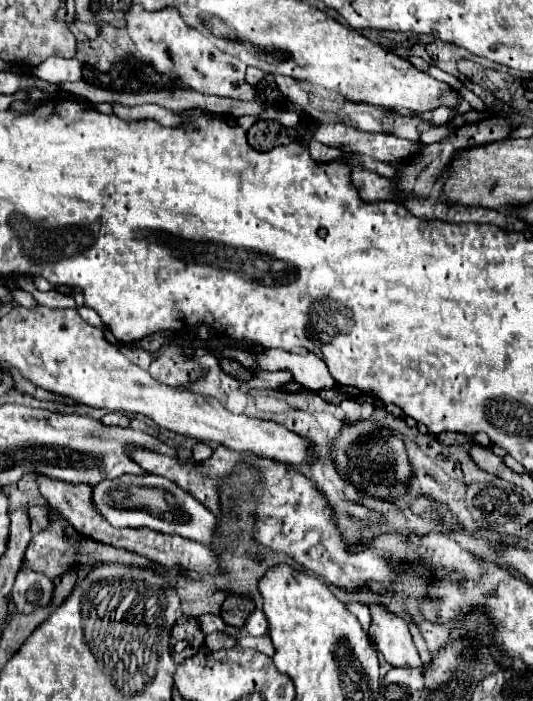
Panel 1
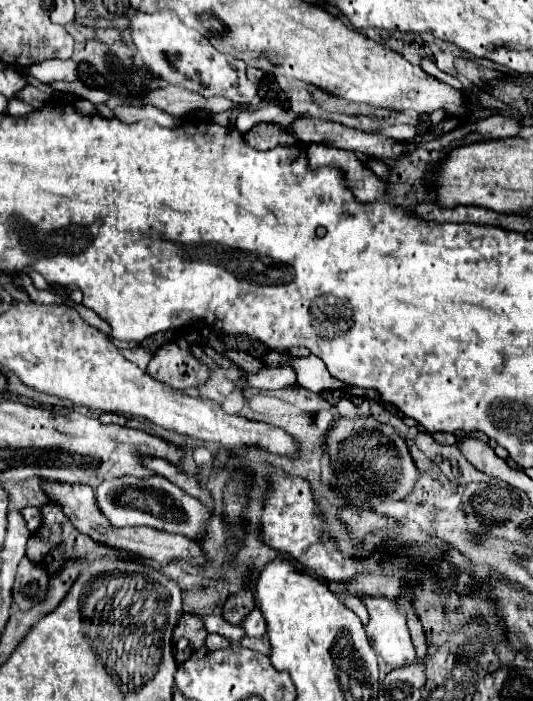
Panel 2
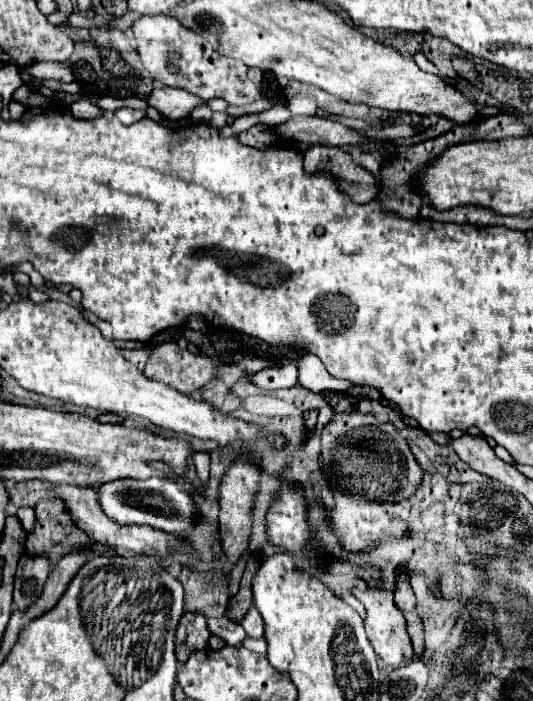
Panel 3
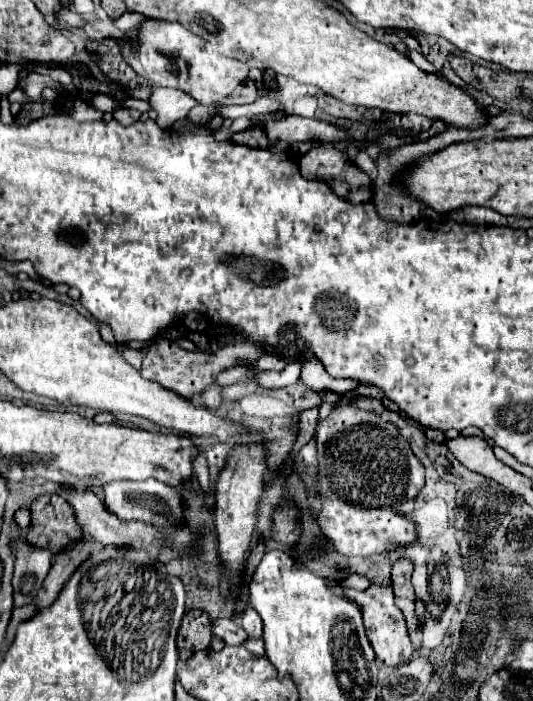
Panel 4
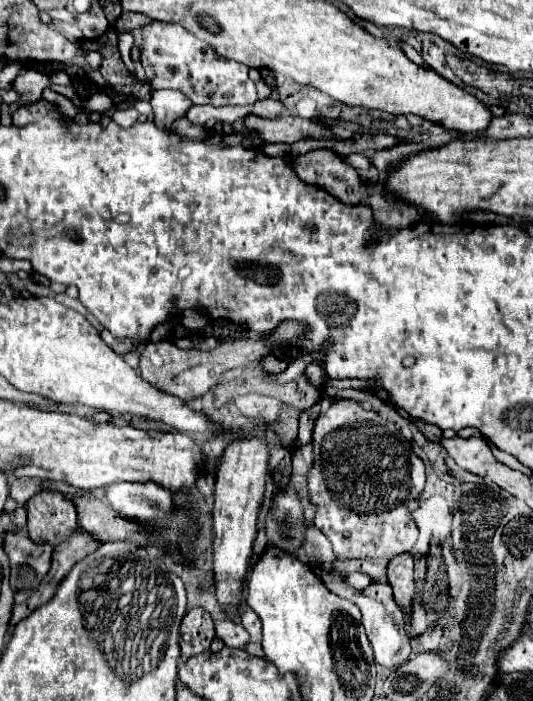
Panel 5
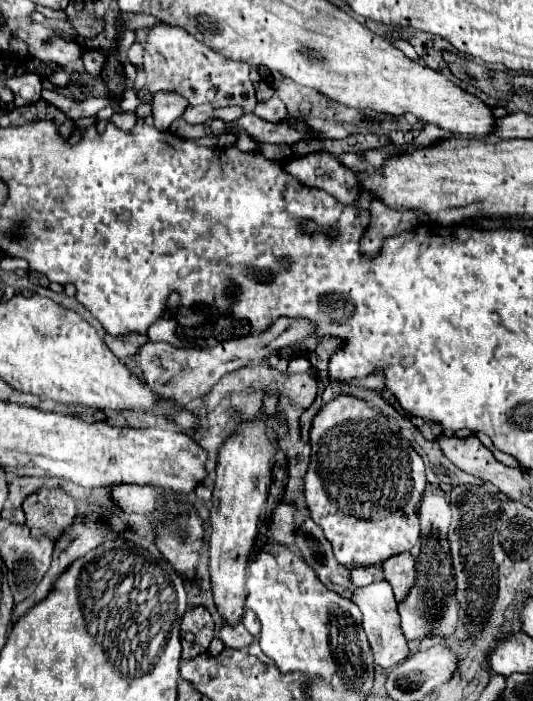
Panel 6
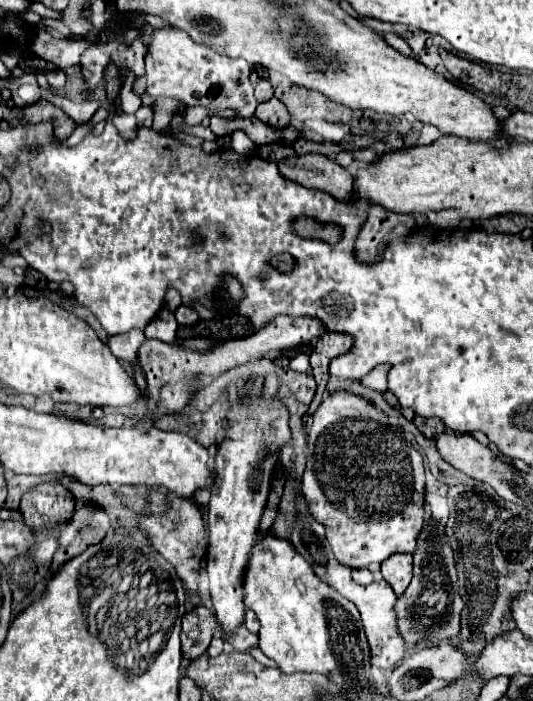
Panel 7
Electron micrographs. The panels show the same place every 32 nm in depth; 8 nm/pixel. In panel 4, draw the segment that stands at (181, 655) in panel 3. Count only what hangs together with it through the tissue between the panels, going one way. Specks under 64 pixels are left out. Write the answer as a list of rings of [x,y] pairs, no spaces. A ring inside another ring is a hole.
[[[188,610],[178,630],[178,652],[180,660],[188,660],[192,654],[210,648],[212,620],[204,610]]]

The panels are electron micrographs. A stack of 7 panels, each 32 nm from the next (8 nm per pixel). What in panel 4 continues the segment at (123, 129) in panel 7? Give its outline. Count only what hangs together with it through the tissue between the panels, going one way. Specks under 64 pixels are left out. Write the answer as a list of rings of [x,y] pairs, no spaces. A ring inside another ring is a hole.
[[[118,108],[118,110],[114,110],[114,118],[122,126],[130,126],[130,124],[134,124],[140,118],[140,112],[138,110],[132,110],[132,108]]]

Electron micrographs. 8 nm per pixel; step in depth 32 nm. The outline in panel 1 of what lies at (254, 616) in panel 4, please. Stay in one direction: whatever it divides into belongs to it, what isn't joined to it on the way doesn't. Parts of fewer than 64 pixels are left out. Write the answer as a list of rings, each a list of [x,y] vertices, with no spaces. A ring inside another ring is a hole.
[[[256,608],[256,610],[250,614],[250,618],[246,620],[244,628],[246,628],[246,632],[248,632],[250,636],[264,636],[264,634],[268,632],[268,622],[266,622],[264,612],[262,612],[260,608]]]

